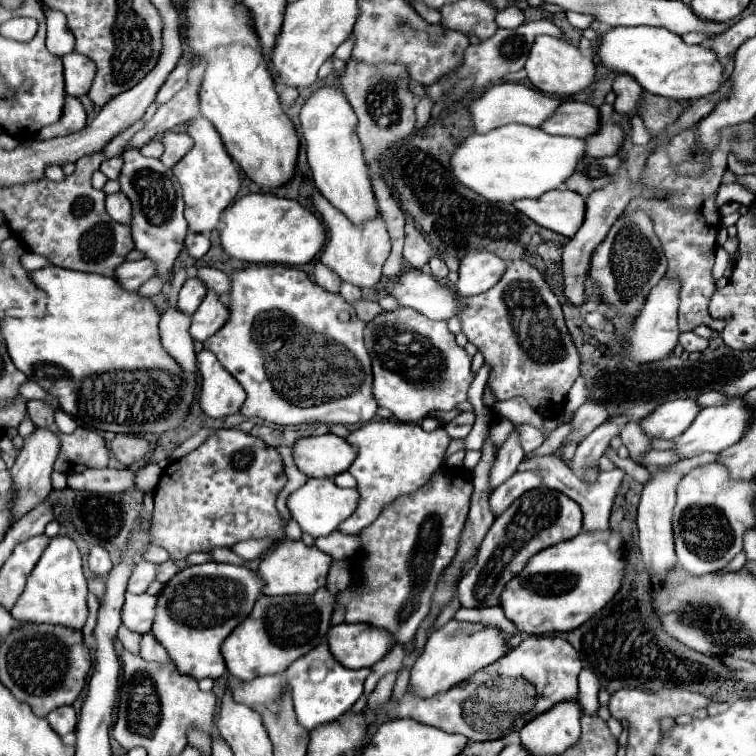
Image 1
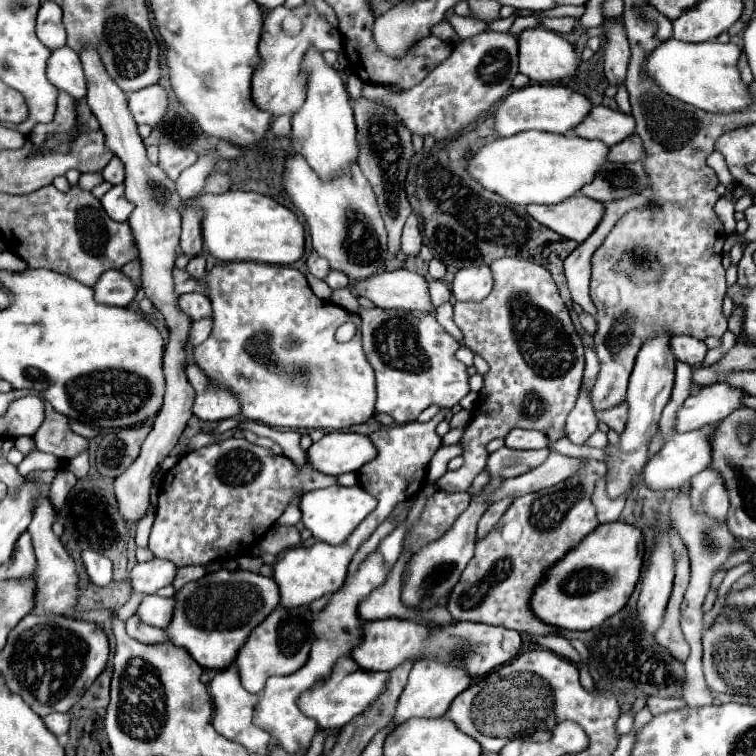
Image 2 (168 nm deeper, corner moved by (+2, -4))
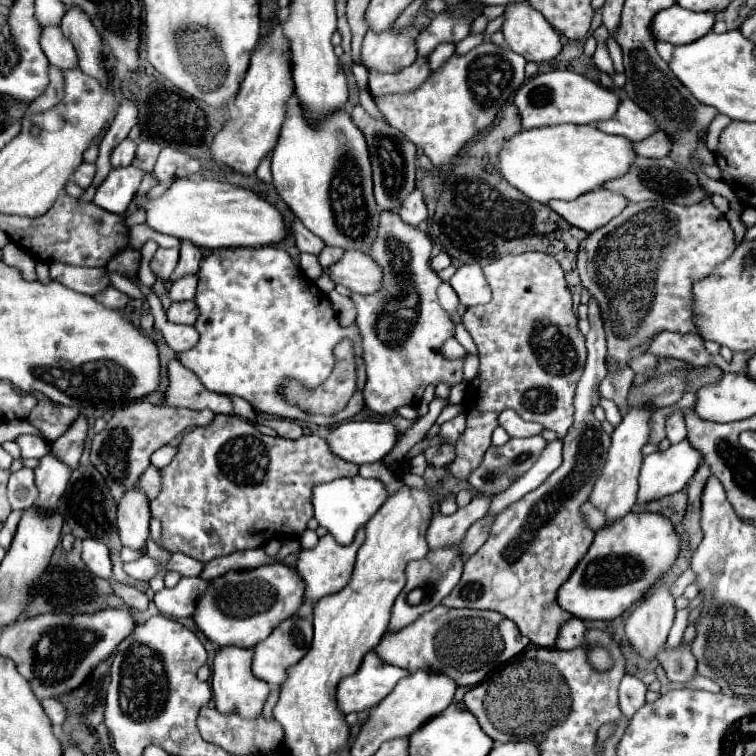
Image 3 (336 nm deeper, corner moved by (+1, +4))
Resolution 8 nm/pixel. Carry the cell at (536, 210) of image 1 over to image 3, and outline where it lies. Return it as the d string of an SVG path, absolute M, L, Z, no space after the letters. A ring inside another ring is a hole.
M606 189L588 191L572 201L548 201L552 211L586 233L592 233L596 227L602 227L602 223L608 223L612 217L622 213L626 205L628 201L622 195Z

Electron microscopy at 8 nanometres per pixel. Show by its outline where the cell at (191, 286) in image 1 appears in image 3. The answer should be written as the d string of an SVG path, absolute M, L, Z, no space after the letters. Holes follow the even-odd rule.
M174 301L168 311L166 311L168 321L172 323L184 323L184 325L192 325L198 319L198 307L194 305L194 301Z

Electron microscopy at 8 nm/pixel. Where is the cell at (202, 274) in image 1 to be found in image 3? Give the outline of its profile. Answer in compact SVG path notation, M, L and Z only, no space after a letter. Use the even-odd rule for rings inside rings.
M158 249L150 261L152 273L164 281L170 281L176 265L178 265L178 249Z

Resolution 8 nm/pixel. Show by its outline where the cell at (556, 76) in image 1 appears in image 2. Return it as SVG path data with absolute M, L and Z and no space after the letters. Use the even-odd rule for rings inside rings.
M533 27L519 33L519 71L537 83L559 83L577 69L573 47L555 31Z

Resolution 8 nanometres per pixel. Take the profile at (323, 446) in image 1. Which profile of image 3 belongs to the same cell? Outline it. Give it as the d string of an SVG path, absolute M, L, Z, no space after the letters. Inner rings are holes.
M348 421L334 427L326 443L336 457L362 465L382 461L396 445L396 437L398 431L390 423Z

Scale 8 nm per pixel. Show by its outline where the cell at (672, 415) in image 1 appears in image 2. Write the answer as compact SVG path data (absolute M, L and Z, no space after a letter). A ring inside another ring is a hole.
M715 383L691 395L677 413L677 433L695 431L705 425L717 425L721 419L743 407L745 391L729 383Z

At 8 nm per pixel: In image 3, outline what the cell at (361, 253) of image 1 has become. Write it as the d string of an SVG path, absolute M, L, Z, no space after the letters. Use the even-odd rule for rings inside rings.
M294 95L288 103L286 123L282 125L274 149L272 177L278 195L304 227L318 235L326 245L344 251L356 249L362 253L374 245L378 237L380 209L374 201L368 149L362 133L354 127L346 111L326 117L316 129L312 129Z

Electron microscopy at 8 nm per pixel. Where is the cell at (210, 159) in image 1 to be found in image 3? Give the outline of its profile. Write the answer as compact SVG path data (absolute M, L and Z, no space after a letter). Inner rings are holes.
M182 241L180 243L180 263L174 271L174 279L180 279L182 275L188 275L188 273L196 273L200 269L200 261L202 261L202 249L190 241Z

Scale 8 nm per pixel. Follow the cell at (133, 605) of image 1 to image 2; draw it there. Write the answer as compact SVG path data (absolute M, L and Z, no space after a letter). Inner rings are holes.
M147 595L145 601L139 605L137 615L141 617L141 621L155 625L159 629L167 629L171 617L173 617L173 603L175 599L163 599L159 595Z

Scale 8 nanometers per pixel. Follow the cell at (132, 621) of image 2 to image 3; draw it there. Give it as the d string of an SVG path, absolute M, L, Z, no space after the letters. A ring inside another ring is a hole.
M114 581L114 591L126 601L128 607L132 607L132 609L136 609L136 611L146 611L146 609L148 609L148 597L146 597L144 593L140 593L138 589Z

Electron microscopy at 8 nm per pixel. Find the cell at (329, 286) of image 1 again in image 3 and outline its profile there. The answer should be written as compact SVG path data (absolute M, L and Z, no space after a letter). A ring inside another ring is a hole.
M294 221L292 233L294 233L294 237L296 237L296 247L298 247L302 253L320 255L320 251L324 249L322 239L318 239L314 233L310 233L300 221Z

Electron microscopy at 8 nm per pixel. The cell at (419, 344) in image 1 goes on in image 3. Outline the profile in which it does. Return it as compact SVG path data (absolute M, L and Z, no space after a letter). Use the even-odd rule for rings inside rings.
M388 211L380 213L378 239L376 239L374 247L370 247L368 255L372 259L376 259L376 263L382 265L382 269L384 269L384 289L378 291L378 295L358 295L358 293L352 295L356 309L358 309L356 325L360 327L362 347L364 347L364 363L366 363L366 373L368 373L364 401L366 401L366 407L378 415L390 415L402 405L416 407L428 385L446 383L448 387L454 387L454 385L462 383L464 357L462 359L446 359L442 355L442 343L446 339L454 337L454 323L452 323L450 315L438 303L436 291L442 285L442 281L428 265L430 251L432 251L432 243L426 237L426 233L402 223L402 219L394 213L388 213Z

